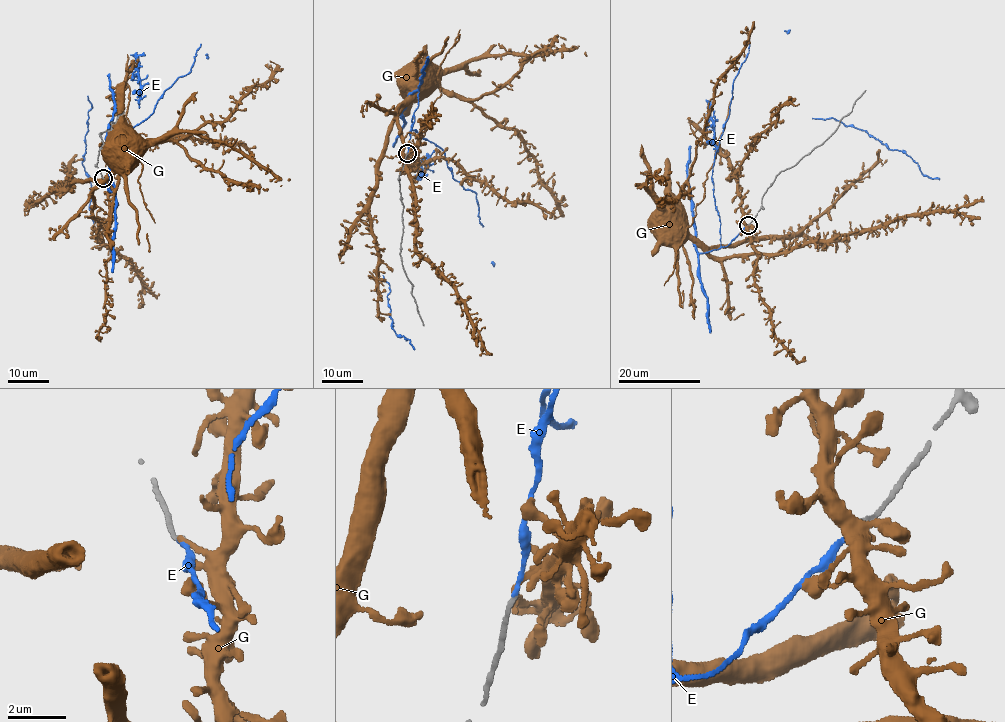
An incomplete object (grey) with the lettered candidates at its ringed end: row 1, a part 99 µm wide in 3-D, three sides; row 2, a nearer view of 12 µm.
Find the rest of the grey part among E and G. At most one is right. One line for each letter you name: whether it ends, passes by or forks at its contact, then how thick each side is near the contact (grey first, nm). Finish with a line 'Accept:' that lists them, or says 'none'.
E: It ends there. Thickness 140 nm (grey) against 120 nm
Accept: E

